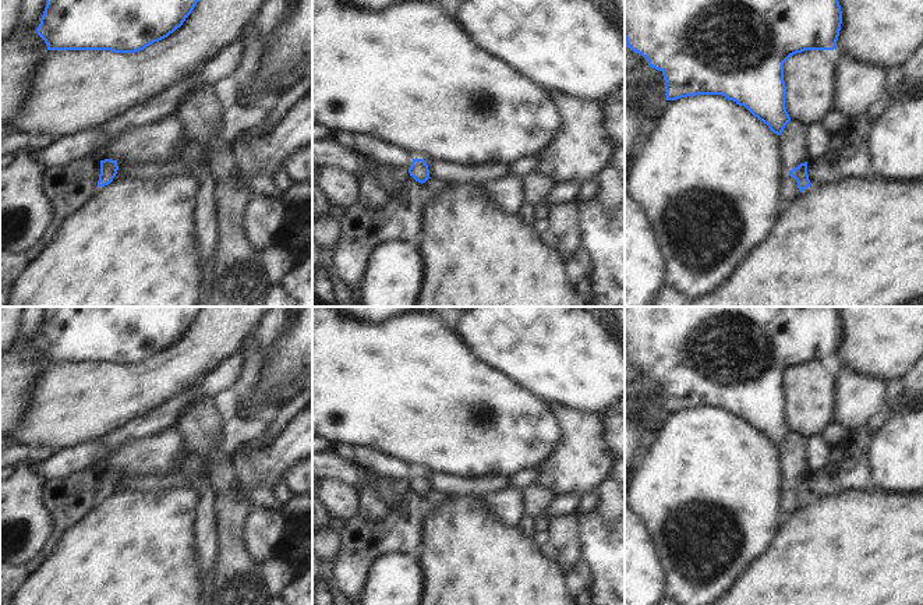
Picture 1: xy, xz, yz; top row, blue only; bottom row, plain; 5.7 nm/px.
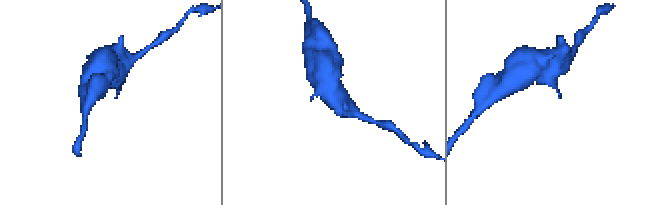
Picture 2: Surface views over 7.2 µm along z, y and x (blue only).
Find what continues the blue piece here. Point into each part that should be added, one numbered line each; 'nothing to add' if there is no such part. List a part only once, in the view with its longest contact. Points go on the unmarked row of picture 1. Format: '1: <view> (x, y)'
nothing to add

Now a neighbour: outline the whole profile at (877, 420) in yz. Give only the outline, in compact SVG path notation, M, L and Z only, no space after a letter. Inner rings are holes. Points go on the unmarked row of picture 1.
M887 407L883 411L870 417L863 427L855 429L853 432L866 431L869 434L874 434L892 414L892 408Z

